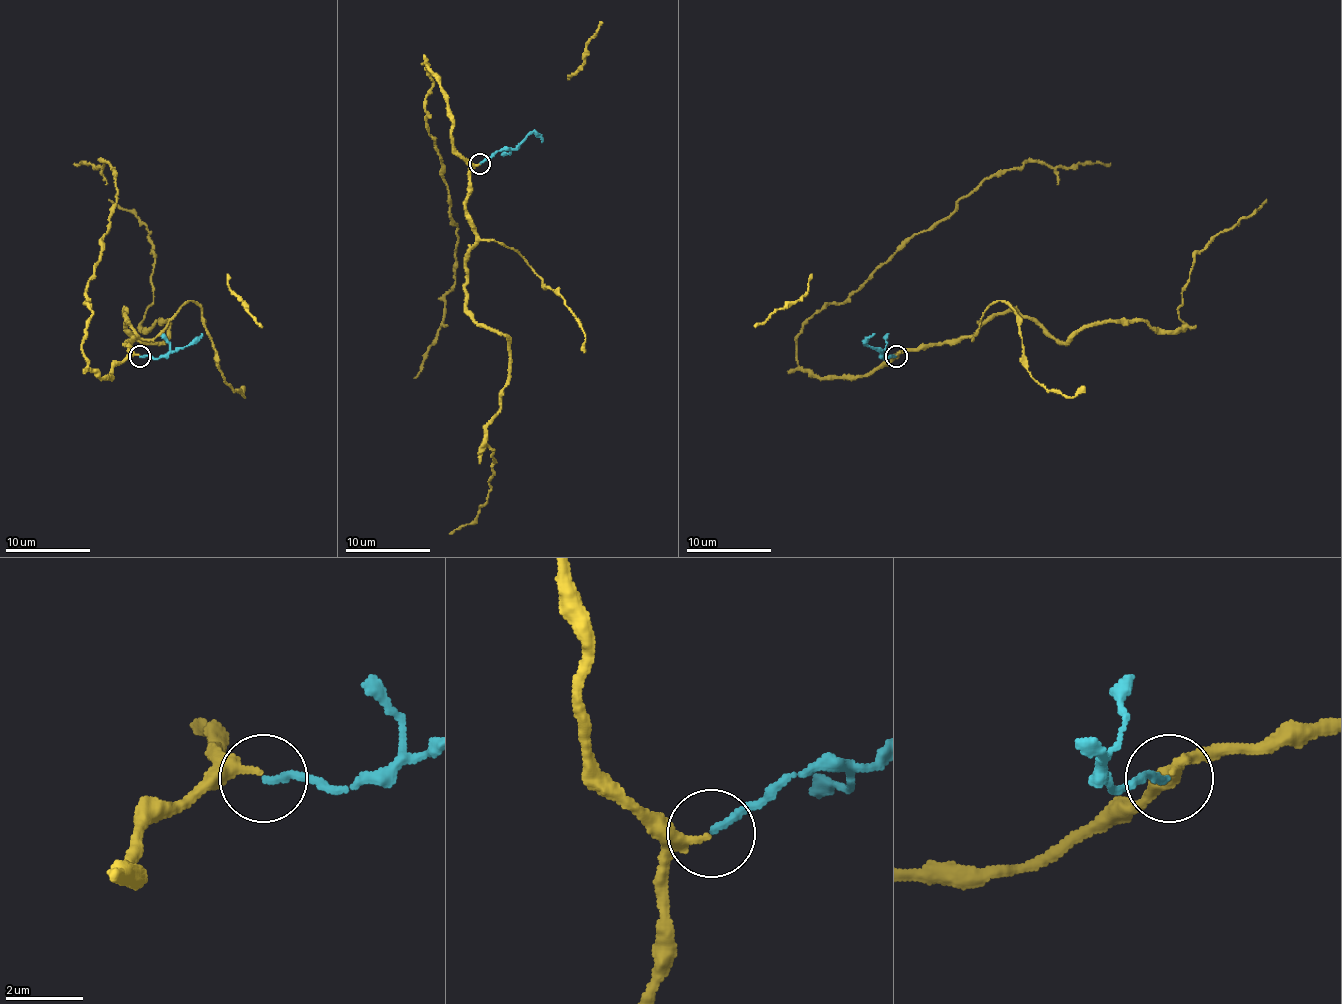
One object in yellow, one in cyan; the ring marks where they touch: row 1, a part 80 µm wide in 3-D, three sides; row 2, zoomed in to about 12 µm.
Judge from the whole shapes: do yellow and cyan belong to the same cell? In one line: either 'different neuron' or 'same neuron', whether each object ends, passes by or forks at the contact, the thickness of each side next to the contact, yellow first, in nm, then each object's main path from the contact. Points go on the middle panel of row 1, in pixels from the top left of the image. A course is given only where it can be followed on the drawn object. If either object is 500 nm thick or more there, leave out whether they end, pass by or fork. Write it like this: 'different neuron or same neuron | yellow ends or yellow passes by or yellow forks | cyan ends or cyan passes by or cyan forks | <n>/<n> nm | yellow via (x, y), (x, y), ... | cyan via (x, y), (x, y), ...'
same neuron | yellow passes by | cyan ends | 200/180 nm | yellow via (479, 164), (454, 147), (441, 79), (422, 64), (432, 87), (426, 128), (458, 239), (437, 341), (413, 377) | cyan via (479, 164), (501, 151), (513, 149), (533, 132), (541, 143)

